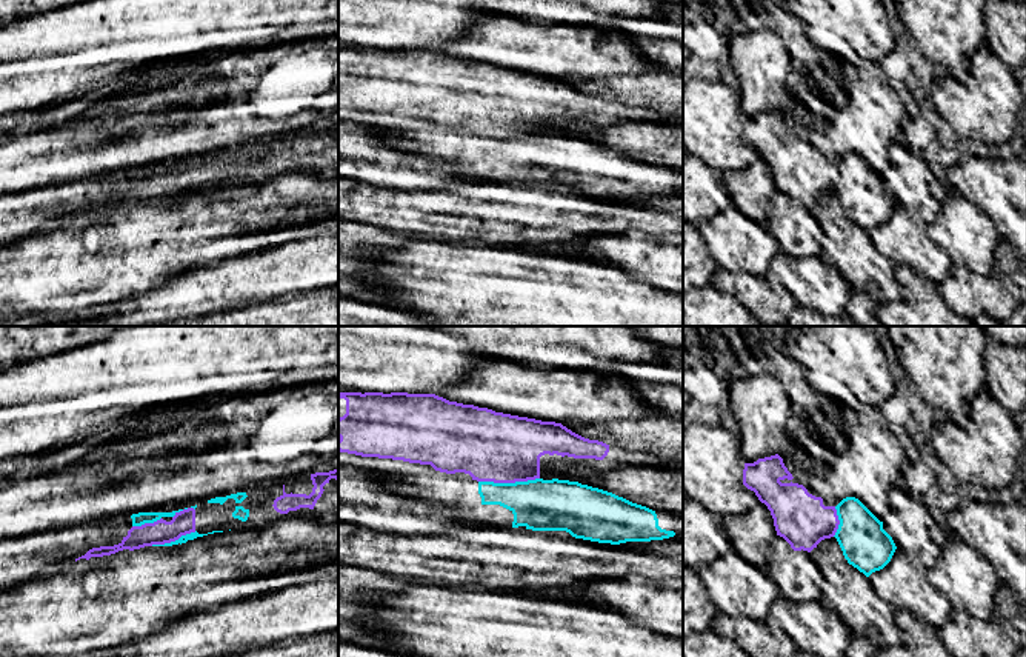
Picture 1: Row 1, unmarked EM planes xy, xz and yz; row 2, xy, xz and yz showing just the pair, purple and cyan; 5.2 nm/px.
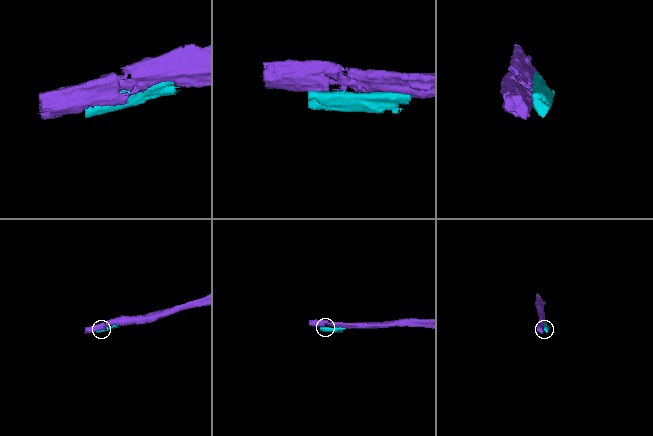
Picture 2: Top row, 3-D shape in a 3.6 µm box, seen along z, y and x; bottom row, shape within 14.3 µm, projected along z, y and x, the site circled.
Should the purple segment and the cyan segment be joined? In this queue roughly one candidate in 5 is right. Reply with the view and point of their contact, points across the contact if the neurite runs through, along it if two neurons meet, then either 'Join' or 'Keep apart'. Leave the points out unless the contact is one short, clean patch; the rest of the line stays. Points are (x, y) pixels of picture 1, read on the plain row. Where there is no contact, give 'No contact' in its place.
Touches purple at xz (508, 137). Keep apart

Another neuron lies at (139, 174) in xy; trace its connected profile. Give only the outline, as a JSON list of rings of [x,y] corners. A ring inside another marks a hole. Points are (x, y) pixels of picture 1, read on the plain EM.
[[[183,165],[178,166],[172,166],[172,168],[138,168],[138,169],[132,169],[132,182],[142,182],[145,178],[154,178],[157,175],[160,175],[162,172],[174,172],[177,168],[180,168]]]

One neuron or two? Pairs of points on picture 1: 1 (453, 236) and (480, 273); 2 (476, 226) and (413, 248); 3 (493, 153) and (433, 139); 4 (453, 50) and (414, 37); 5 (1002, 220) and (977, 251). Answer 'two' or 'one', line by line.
1: two
2: two
3: one
4: two
5: two

